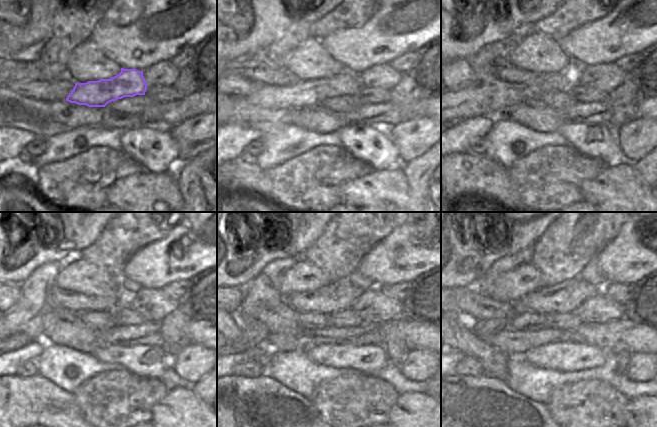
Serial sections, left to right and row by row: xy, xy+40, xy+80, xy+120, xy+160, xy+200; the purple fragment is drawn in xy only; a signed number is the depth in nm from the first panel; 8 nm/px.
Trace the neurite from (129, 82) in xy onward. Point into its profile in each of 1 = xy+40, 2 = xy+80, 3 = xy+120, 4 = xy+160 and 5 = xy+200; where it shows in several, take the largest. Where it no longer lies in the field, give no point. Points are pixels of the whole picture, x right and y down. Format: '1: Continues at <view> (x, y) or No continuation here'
1: Continues at xy+40 (303, 93)
2: Continues at xy+80 (488, 95)
3: Continues at xy+120 (26, 317)
4: Continues at xy+160 (261, 289)
5: Continues at xy+200 (482, 286).

